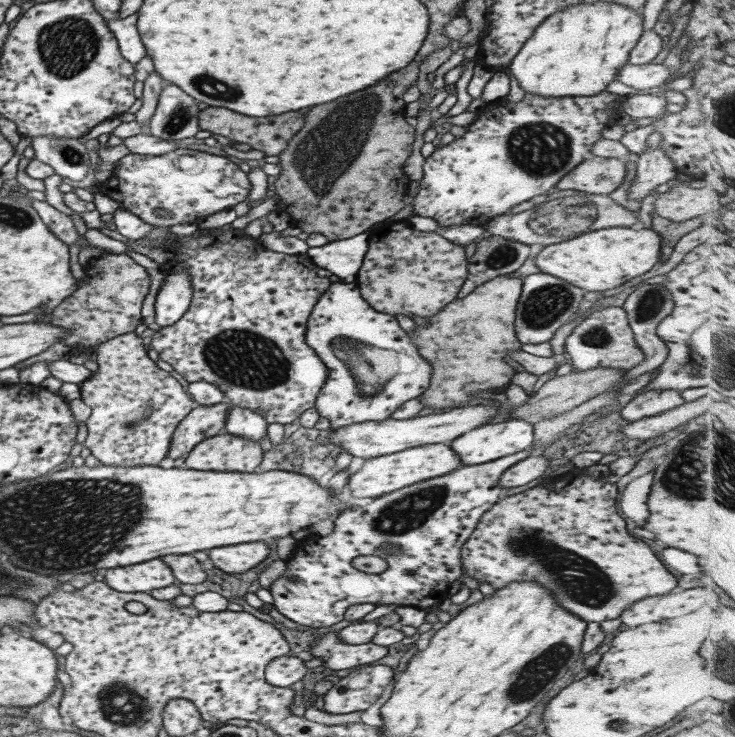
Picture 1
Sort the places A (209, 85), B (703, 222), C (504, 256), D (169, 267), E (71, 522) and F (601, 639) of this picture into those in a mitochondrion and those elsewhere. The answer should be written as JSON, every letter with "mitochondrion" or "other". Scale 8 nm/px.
{"A":"mitochondrion","B":"other","C":"mitochondrion","D":"other","E":"mitochondrion","F":"other"}

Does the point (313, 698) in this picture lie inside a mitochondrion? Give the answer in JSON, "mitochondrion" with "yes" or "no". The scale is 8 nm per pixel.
{"mitochondrion":"no"}

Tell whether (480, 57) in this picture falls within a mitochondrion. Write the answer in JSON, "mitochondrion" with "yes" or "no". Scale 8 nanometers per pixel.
{"mitochondrion":"no"}

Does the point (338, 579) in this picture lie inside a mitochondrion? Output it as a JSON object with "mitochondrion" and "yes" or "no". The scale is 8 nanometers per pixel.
{"mitochondrion":"no"}

